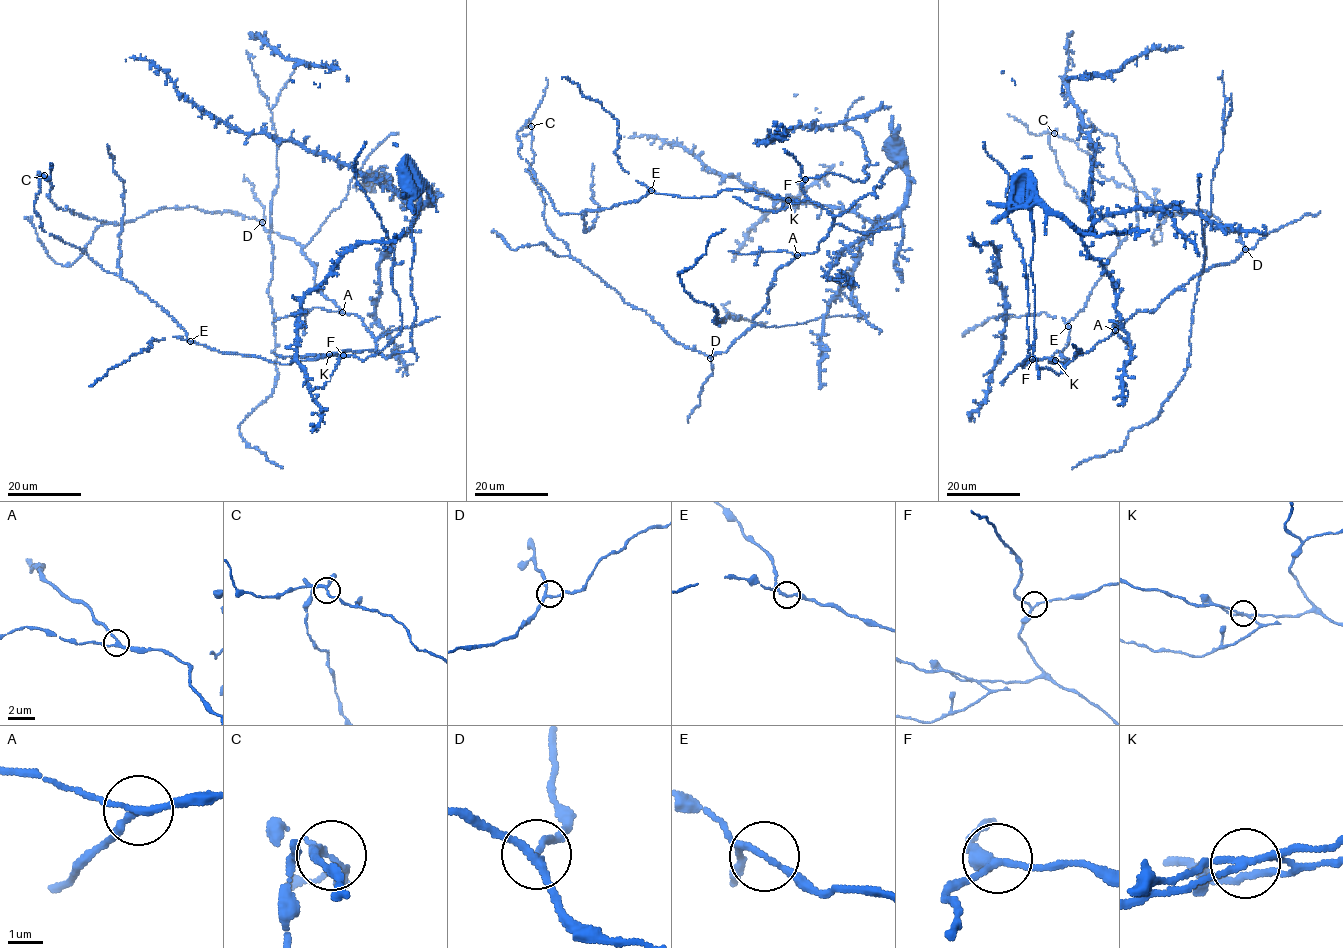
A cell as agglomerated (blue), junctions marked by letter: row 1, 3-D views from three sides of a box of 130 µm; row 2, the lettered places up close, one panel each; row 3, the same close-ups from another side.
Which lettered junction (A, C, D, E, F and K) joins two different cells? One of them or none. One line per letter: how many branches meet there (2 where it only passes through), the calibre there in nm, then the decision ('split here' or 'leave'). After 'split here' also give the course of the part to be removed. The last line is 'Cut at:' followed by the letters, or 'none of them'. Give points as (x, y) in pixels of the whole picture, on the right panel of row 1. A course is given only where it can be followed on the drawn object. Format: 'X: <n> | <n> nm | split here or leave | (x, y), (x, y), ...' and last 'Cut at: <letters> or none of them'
A: 3 | 190 nm | leave
C: 3 | 160 nm | leave
D: 3 | 180 nm | leave
E: 3 | 160 nm | leave
F: 3 | 170 nm | leave
K: 3 | 170 nm | split here | (1055, 361), (1069, 361), (1060, 351)
Cut at: K

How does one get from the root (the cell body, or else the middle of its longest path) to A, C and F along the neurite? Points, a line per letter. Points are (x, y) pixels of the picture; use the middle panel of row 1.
A: (821, 241), (815, 252), (797, 255)
C: (821, 241), (775, 272), (754, 324), (724, 353), (705, 356), (676, 343), (555, 237), (529, 171), (532, 126)
F: (821, 241), (827, 236), (833, 217), (805, 193), (802, 183), (805, 179)

